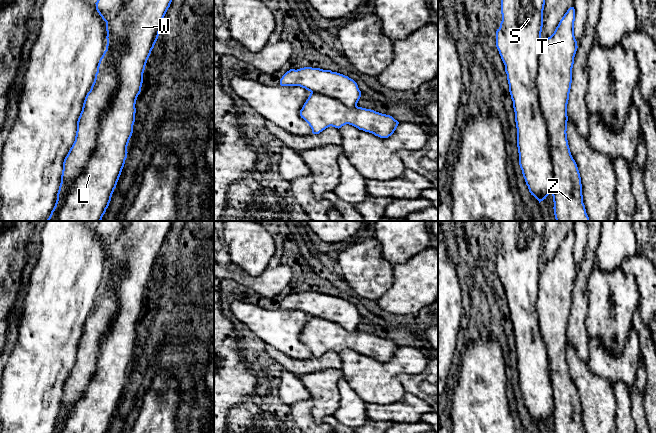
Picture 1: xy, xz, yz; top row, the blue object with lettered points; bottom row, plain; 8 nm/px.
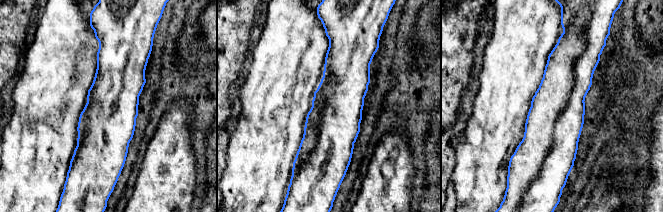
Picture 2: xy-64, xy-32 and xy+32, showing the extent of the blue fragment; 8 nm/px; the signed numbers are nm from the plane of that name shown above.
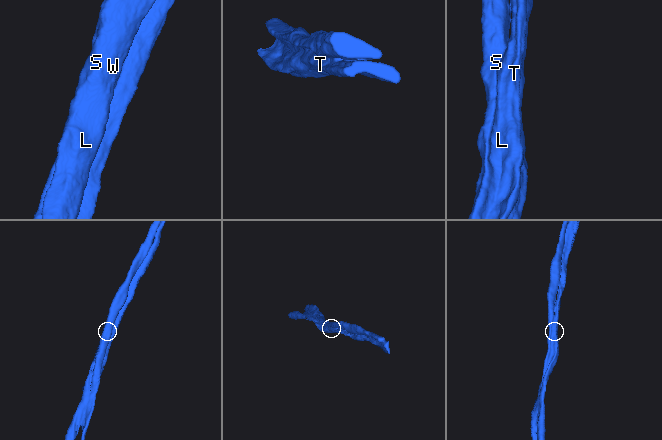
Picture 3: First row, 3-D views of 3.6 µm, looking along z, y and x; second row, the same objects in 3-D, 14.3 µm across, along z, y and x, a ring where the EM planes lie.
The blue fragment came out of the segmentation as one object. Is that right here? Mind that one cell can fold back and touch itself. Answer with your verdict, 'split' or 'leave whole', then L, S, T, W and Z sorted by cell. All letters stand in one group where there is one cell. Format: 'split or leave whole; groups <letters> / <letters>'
split; groups L S W / T Z

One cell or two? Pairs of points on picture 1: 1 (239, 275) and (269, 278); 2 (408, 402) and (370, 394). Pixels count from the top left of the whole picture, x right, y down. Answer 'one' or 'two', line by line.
1: one
2: two

